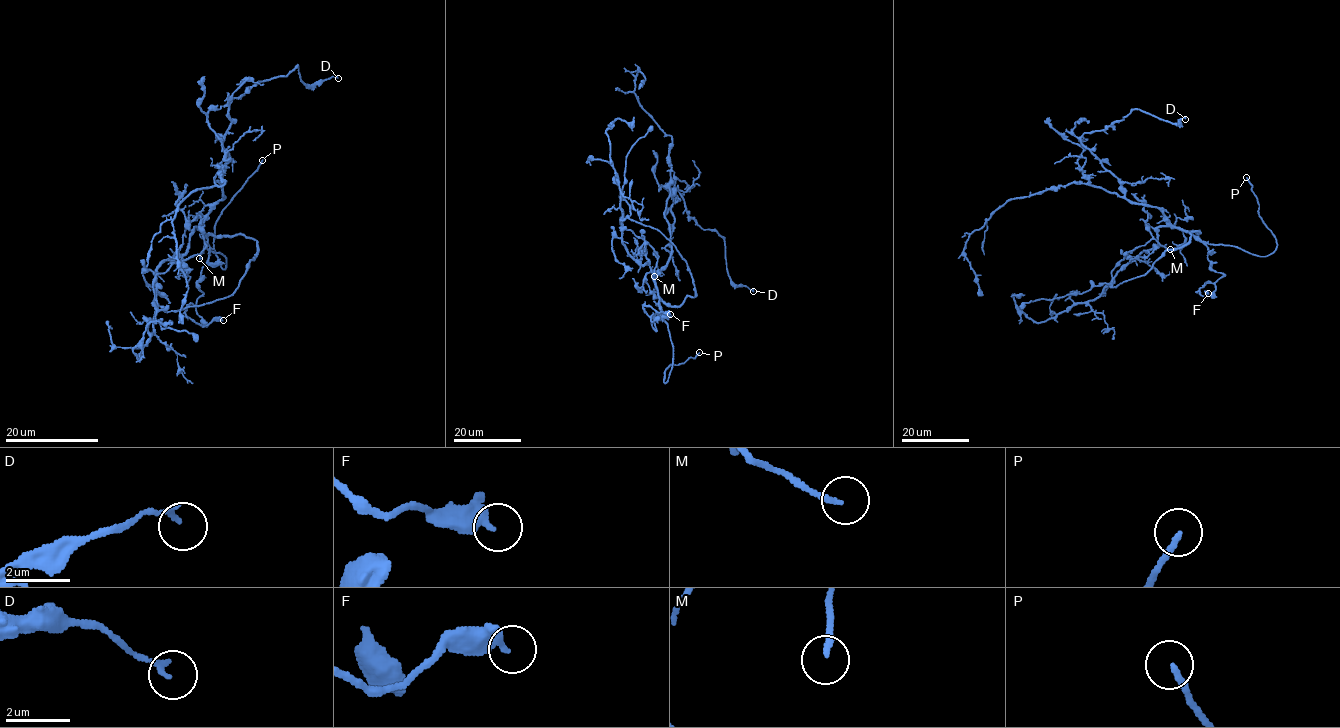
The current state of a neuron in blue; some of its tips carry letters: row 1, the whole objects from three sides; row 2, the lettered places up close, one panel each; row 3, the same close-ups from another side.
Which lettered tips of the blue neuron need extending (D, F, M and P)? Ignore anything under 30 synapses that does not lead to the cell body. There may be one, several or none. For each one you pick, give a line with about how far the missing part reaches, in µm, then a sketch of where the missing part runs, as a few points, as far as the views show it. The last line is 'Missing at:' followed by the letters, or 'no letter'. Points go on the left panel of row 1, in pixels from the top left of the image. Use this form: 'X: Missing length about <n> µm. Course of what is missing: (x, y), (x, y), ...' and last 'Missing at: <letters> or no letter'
P: Missing length about 30 µm. Course of what is missing: (262, 160), (281, 129), (289, 105), (303, 89), (304, 84), (299, 83)
Missing at: P

